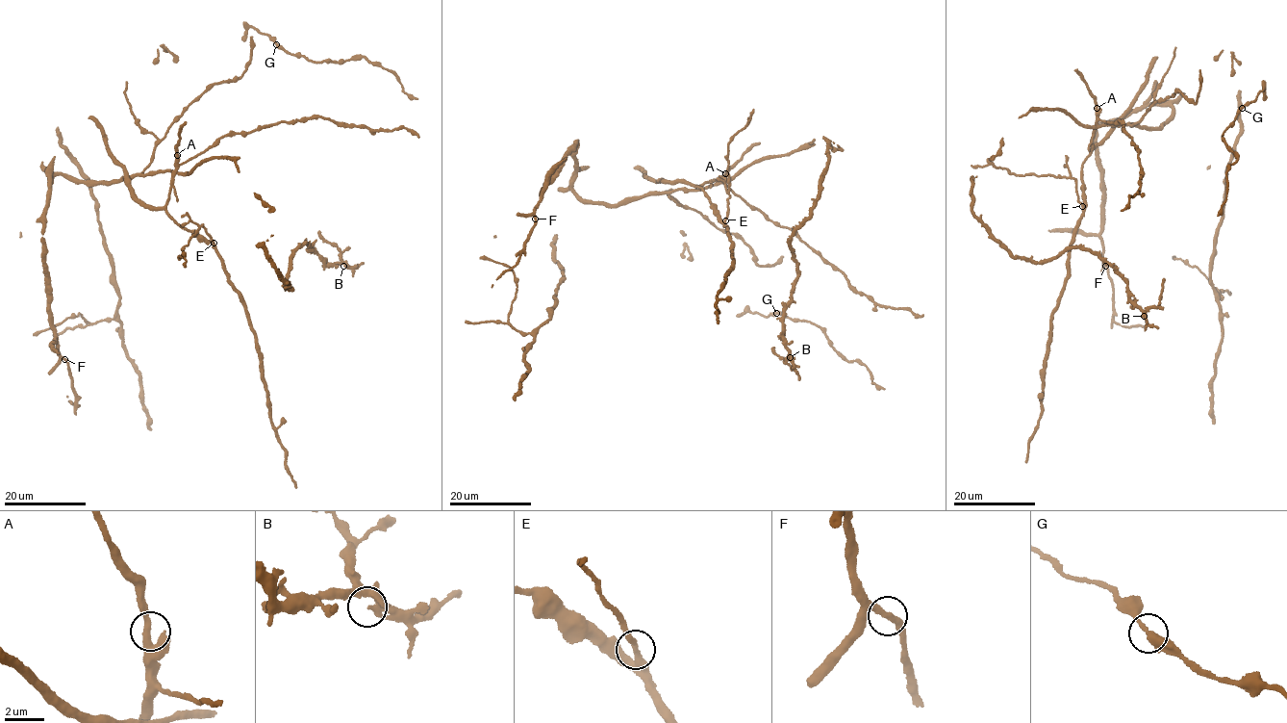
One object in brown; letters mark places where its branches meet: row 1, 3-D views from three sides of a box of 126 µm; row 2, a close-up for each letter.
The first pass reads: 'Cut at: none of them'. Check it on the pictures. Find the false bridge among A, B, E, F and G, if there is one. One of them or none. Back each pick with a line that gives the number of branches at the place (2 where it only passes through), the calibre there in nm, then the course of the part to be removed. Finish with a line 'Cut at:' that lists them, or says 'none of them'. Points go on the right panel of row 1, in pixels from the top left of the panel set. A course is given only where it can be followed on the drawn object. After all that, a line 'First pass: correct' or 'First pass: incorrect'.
E: 2 | 280 nm | (1082, 206), (1073, 178), (1028, 173), (1023, 176), (991, 165), (971, 166)
Cut at: E
First pass: incorrect

